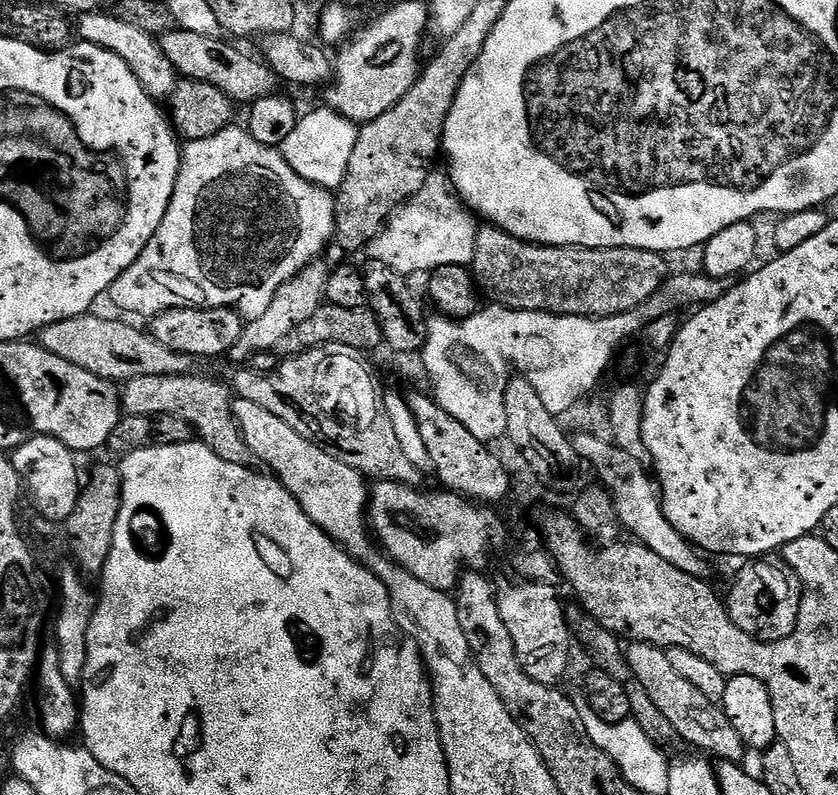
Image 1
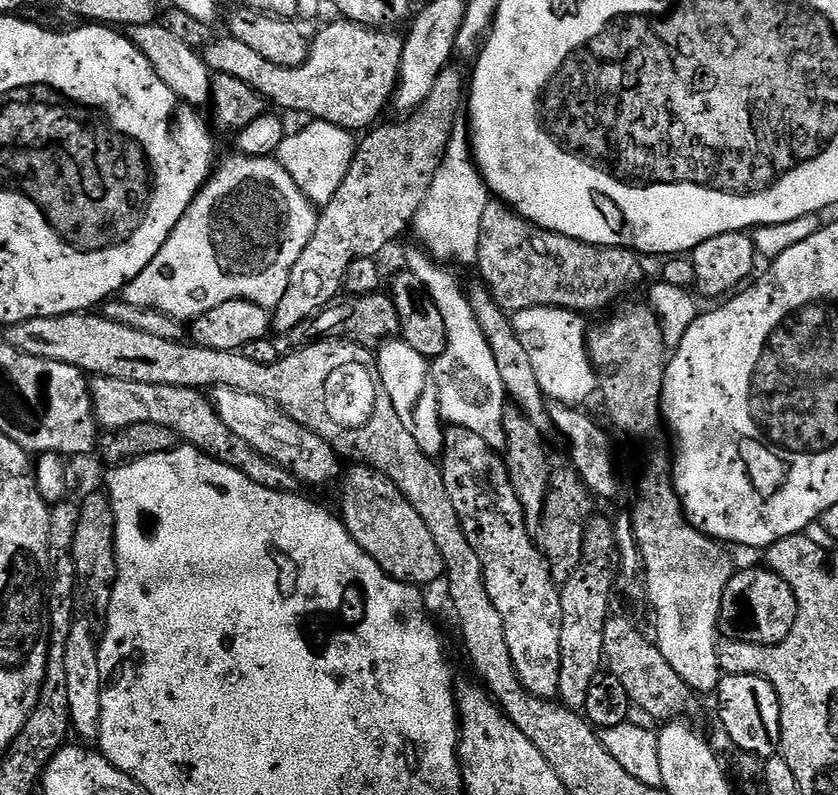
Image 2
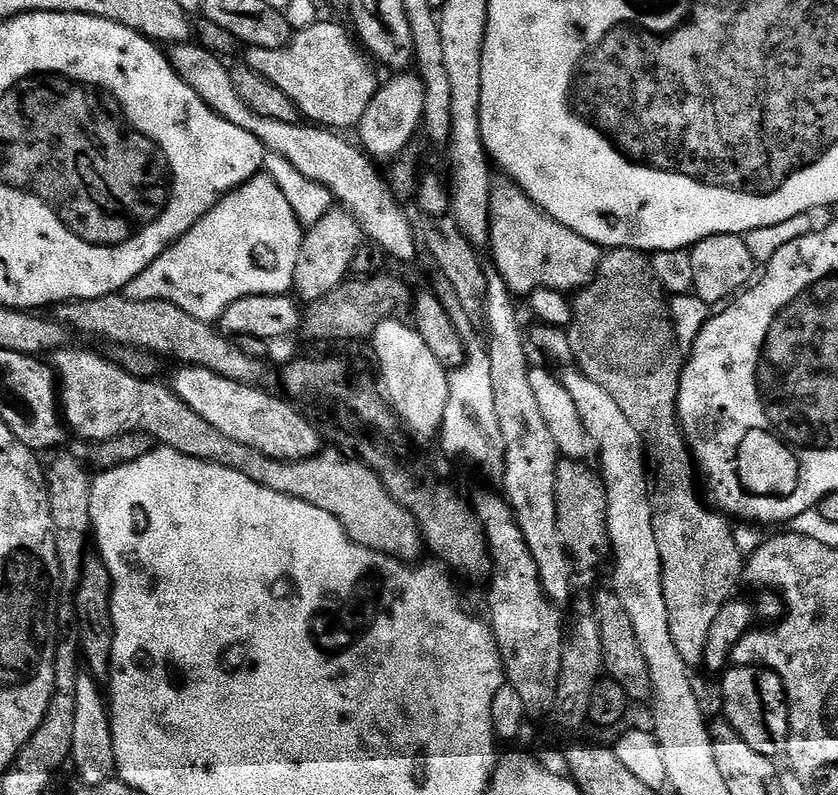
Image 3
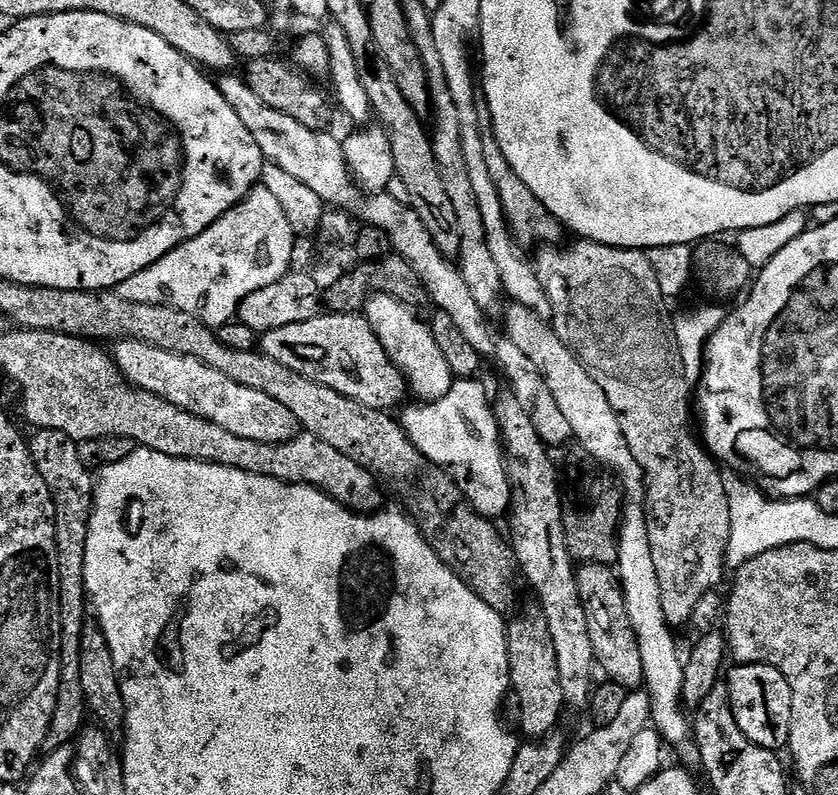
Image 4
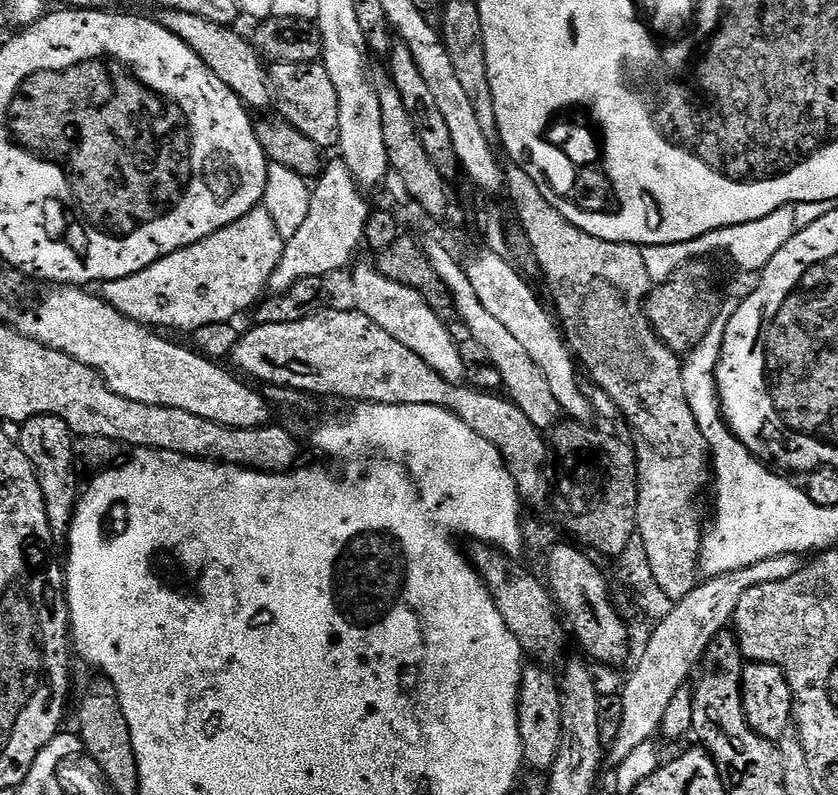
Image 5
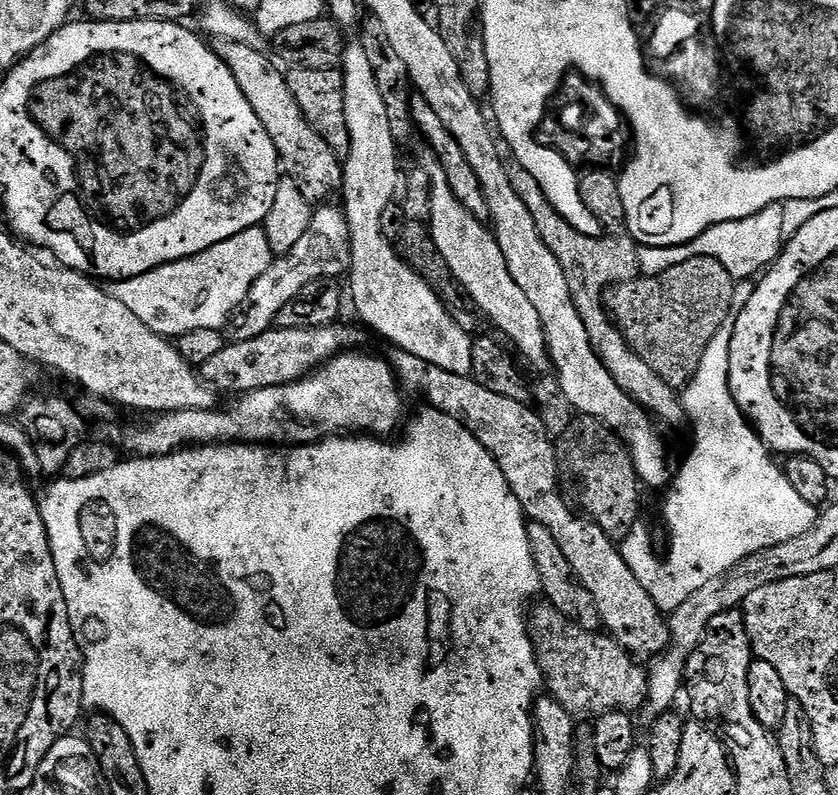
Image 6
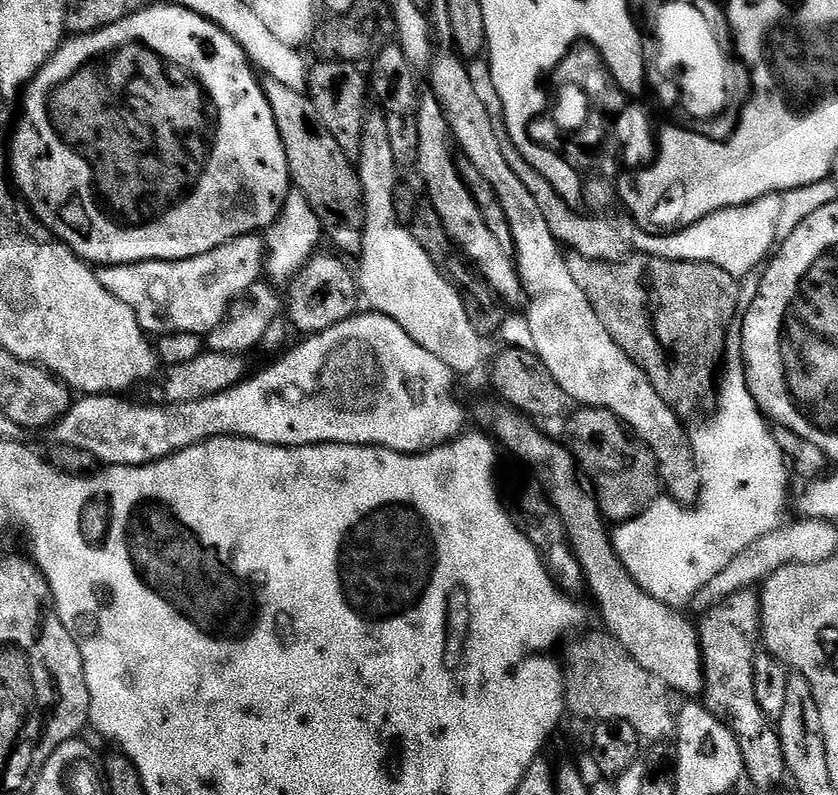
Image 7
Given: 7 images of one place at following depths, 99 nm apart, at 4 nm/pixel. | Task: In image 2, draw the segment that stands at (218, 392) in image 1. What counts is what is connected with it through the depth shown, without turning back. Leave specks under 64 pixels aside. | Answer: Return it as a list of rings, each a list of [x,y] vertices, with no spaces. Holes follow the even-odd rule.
[[[97,376],[91,381],[92,408],[96,411],[96,422],[101,429],[111,430],[138,426],[138,422],[154,422],[154,426],[166,426],[185,445],[205,452],[218,462],[246,474],[250,482],[266,486],[266,490],[296,492],[298,481],[281,464],[266,459],[258,450],[242,442],[218,418],[211,399],[203,391],[182,386],[150,386],[150,382],[126,382],[122,378]]]

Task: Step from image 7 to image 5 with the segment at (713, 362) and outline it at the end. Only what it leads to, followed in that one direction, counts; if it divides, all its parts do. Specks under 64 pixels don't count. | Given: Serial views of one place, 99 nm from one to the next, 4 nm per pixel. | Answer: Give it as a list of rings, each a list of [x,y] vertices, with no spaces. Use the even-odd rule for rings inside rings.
[[[699,259],[688,261],[665,284],[653,287],[648,293],[646,311],[656,337],[672,352],[687,354],[706,338],[706,330],[710,330],[714,318],[718,318],[721,303],[715,274],[708,262]]]

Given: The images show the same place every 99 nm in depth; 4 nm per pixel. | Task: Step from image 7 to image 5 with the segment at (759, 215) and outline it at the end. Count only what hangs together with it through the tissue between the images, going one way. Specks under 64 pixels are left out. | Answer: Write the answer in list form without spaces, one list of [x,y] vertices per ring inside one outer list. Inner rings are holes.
[[[789,206],[774,210],[774,214],[766,214],[766,218],[758,218],[745,224],[731,224],[681,244],[645,244],[640,248],[640,253],[642,262],[646,262],[646,274],[650,274],[653,285],[656,286],[665,284],[688,261],[708,258],[712,251],[728,252],[729,258],[742,271],[760,274],[770,262],[770,258],[774,258],[774,254],[778,254],[778,250],[782,250],[782,246],[790,242],[790,238],[797,230],[795,210]]]

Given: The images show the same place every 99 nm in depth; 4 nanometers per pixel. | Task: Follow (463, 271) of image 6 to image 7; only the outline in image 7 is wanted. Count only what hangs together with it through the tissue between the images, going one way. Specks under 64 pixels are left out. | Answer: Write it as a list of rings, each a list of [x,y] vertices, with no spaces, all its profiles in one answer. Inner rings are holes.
[[[428,94],[420,101],[418,110],[418,162],[416,168],[428,187],[427,203],[438,210],[438,218],[442,218],[442,226],[446,230],[453,245],[462,253],[463,259],[478,273],[492,291],[500,297],[505,305],[511,306],[525,299],[524,287],[520,276],[516,273],[513,257],[507,256],[500,248],[498,241],[490,235],[486,221],[482,218],[482,210],[478,210],[478,202],[470,194],[466,182],[456,169],[457,153],[454,151],[452,131],[448,125],[446,114],[436,97]]]

